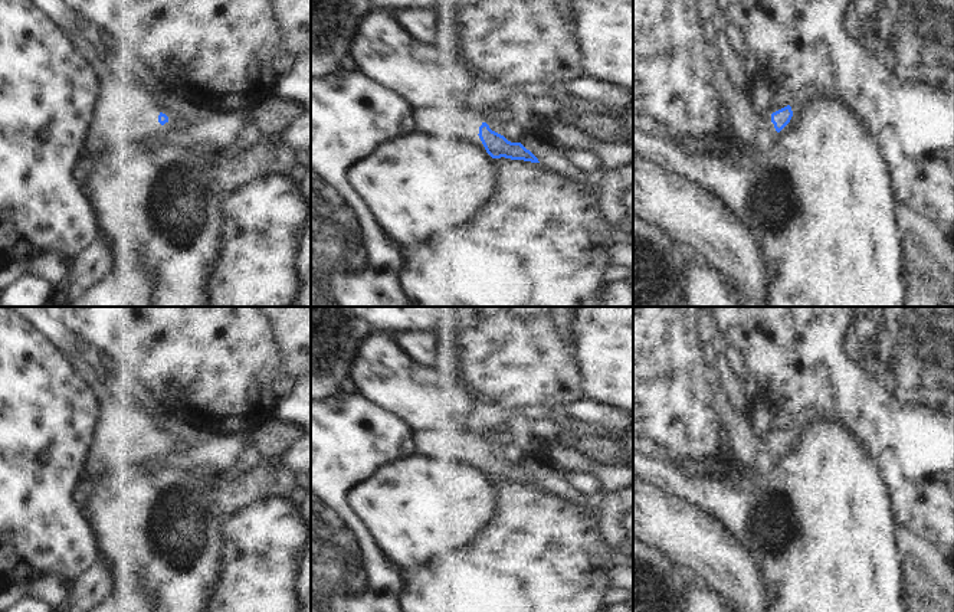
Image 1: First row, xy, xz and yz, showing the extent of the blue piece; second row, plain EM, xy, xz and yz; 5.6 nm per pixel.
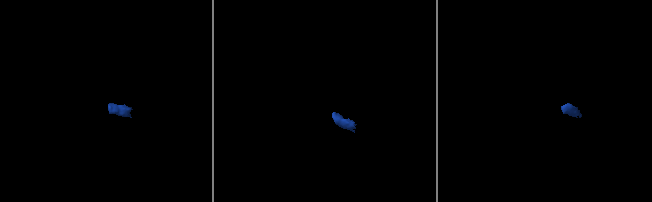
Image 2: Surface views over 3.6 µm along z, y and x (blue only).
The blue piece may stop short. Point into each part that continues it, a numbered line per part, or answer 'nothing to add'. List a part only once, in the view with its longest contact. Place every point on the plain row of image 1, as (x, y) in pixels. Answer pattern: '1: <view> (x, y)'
1: xz (464, 445).

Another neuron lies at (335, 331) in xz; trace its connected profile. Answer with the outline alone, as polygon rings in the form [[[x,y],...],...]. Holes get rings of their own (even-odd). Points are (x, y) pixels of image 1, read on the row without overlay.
[[[311,307],[311,400],[334,396],[340,392],[340,384],[350,377],[351,361],[358,344],[373,328],[358,318],[350,307]]]

